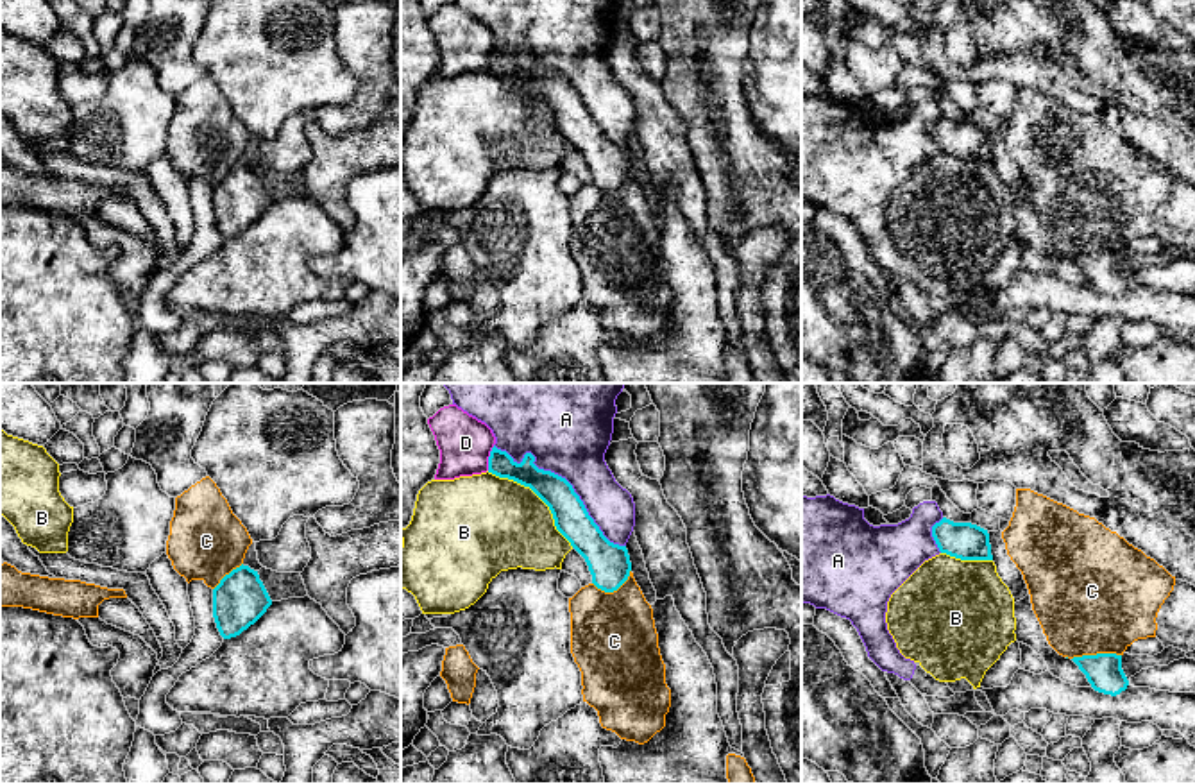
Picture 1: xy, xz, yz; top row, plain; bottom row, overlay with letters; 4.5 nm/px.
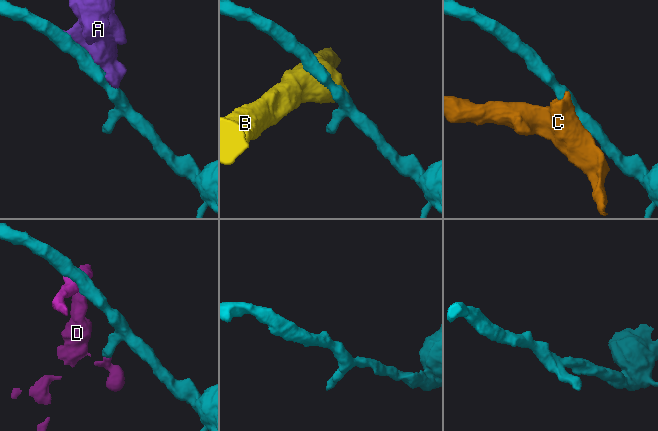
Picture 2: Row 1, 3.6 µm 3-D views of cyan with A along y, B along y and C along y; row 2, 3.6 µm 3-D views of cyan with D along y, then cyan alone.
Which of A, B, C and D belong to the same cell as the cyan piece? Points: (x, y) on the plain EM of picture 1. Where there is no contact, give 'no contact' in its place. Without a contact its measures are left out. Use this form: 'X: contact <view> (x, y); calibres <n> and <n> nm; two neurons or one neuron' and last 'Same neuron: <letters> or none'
A: contact xz (564, 77); calibres 160 and 340 nm; two neurons
B: contact xz (537, 93); calibres 160 and 420 nm; two neurons
C: contact yz (1097, 253); calibres 160 and 500 nm; two neurons
D: contact xz (489, 58); calibres 110 and 240 nm; two neurons
Same neuron: none

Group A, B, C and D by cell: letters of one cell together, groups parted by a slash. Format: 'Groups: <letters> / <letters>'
Groups: A / B / C / D

